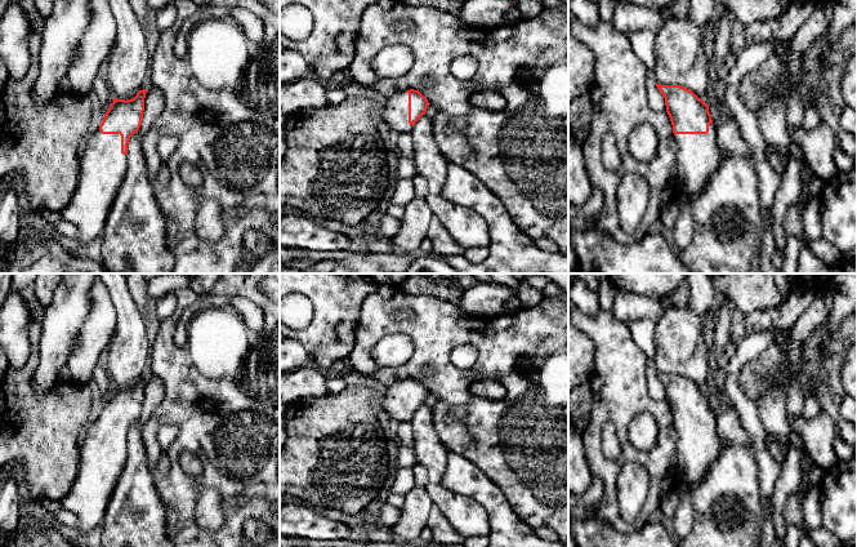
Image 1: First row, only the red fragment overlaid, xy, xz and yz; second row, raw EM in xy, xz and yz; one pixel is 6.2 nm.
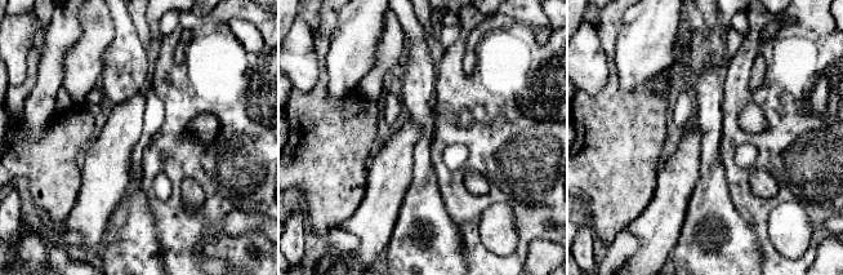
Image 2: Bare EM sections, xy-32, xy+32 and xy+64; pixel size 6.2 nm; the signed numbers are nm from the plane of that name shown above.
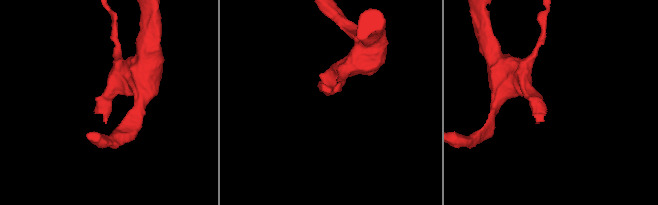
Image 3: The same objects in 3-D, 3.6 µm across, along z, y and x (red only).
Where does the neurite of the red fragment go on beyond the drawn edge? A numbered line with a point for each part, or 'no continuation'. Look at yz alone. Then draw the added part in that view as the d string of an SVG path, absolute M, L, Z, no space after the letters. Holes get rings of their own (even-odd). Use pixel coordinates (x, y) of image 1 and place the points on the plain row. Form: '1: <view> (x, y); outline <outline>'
1: yz (697, 444); outline M710 413L708 423L675 423L674 427L678 431L675 446L680 479L693 488L718 459L720 445L718 418Z

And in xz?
1: xz (396, 400); outline M398 381L388 386L385 395L378 404L390 414L392 419L409 423L412 418L412 414L409 413L409 382Z

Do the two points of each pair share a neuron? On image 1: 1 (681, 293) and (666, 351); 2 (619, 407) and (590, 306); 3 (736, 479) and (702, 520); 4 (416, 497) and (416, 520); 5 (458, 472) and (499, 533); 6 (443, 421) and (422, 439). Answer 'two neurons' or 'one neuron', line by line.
1: two neurons
2: two neurons
3: one neuron
4: one neuron
5: one neuron
6: two neurons

